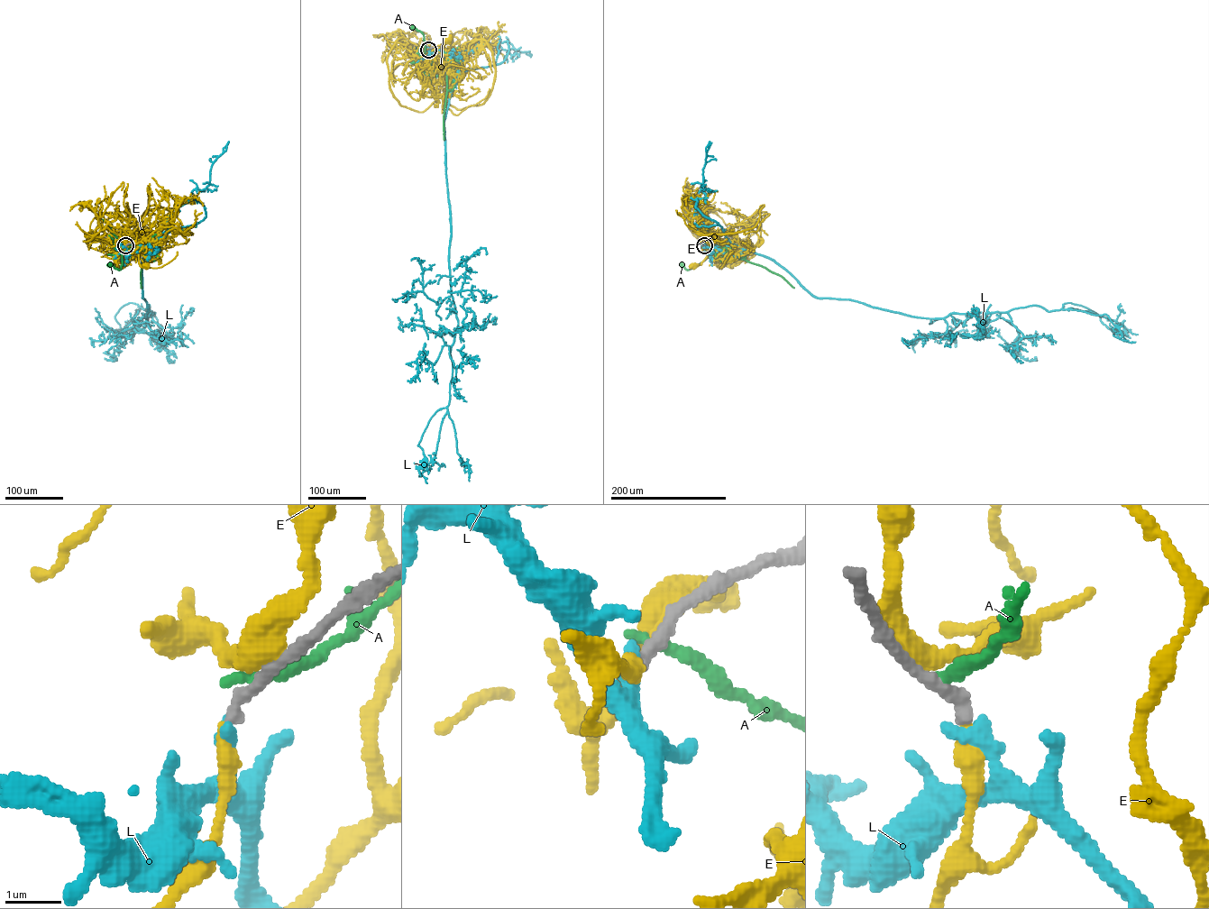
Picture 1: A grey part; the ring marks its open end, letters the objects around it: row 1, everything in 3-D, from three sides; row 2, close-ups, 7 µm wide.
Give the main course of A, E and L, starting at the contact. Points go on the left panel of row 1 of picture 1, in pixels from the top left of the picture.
A: (126, 245), (119, 245), (120, 269), (109, 264)
E: (125, 245), (118, 245), (120, 240), (125, 242), (116, 237), (132, 231), (137, 237), (138, 262), (145, 266)
L: (125, 245), (151, 243), (141, 275), (146, 316), (155, 313), (124, 305), (114, 316), (123, 331)

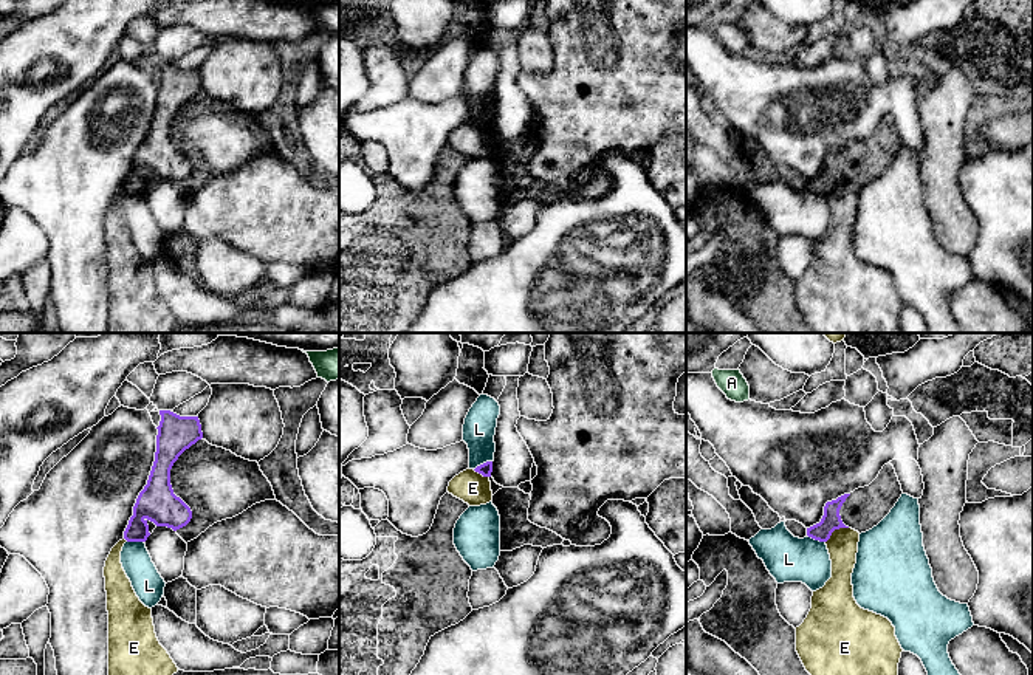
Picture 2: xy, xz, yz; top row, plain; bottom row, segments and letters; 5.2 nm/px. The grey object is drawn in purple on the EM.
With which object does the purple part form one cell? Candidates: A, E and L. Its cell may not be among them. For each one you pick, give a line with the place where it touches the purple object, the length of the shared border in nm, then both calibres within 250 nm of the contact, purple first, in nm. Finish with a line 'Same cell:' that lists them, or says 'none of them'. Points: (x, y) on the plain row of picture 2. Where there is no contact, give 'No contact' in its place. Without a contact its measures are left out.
Same cell: none of them

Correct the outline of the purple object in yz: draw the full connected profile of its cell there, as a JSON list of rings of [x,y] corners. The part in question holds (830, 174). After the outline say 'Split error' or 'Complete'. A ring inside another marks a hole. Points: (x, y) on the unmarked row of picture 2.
[[[887,116],[869,139],[827,155],[821,175],[807,181],[807,189],[827,195],[832,186],[839,181],[866,186],[891,166],[901,147],[895,122]]]. Split error

